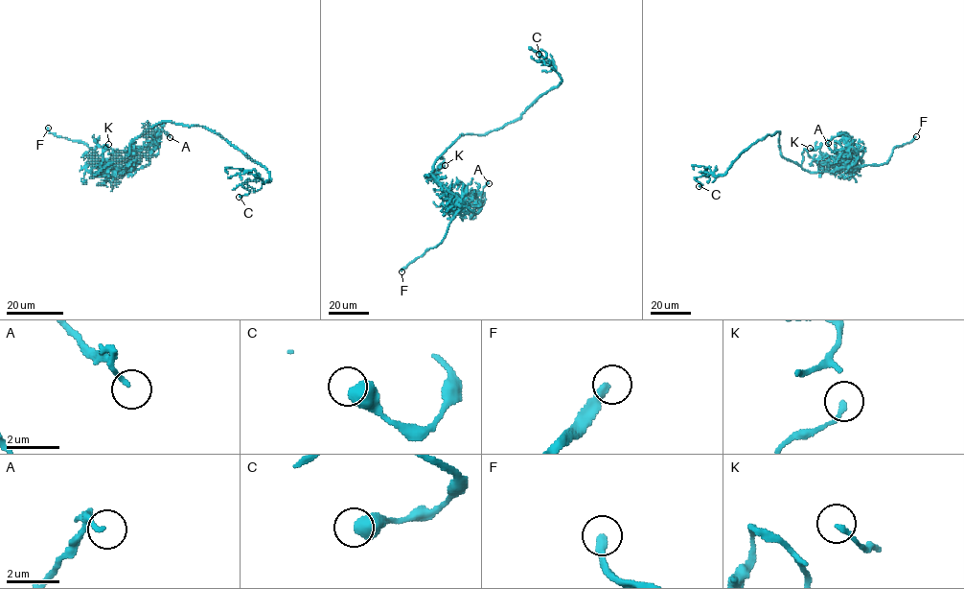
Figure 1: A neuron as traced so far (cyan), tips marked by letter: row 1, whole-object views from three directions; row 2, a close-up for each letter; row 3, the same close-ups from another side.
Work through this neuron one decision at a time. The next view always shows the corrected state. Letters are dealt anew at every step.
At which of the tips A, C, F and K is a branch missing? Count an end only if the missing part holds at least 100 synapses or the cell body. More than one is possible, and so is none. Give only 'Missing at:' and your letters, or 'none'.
Missing at: F

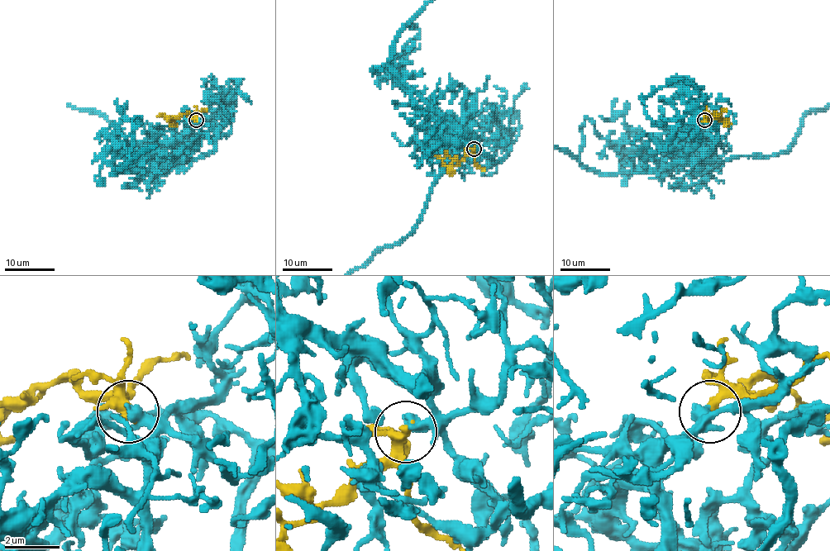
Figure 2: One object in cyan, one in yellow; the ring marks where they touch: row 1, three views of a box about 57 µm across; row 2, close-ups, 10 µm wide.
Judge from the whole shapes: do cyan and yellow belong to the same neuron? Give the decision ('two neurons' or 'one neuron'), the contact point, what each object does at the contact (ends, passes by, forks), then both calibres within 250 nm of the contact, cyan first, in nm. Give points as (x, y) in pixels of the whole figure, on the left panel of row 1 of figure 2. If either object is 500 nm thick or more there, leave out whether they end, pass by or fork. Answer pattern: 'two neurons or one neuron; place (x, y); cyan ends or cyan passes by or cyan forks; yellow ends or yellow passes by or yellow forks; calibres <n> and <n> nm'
one neuron; place (196, 120); cyan ends; yellow ends; calibres 440 and 420 nm

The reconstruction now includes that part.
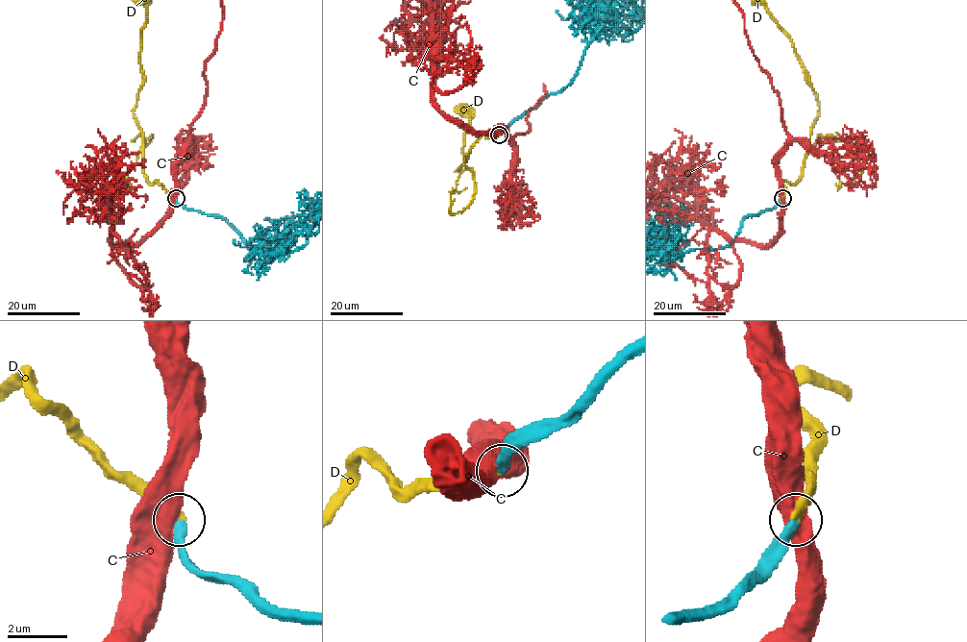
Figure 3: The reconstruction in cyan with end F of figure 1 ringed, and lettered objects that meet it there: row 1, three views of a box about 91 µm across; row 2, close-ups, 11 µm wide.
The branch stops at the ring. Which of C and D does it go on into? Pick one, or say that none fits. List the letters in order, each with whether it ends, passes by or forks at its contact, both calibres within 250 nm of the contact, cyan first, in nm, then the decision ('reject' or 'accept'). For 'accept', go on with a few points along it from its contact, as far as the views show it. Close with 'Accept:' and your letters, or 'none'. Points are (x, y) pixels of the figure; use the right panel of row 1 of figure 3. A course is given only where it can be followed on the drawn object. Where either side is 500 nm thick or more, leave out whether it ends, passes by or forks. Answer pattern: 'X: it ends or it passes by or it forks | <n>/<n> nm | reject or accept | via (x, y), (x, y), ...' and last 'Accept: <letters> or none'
C: 360/850 nm | reject
D: it ends | 360/360 nm | accept | via (781, 198), (781, 184), (794, 184), (800, 175), (818, 108), (816, 94), (790, 37)
Accept: D

